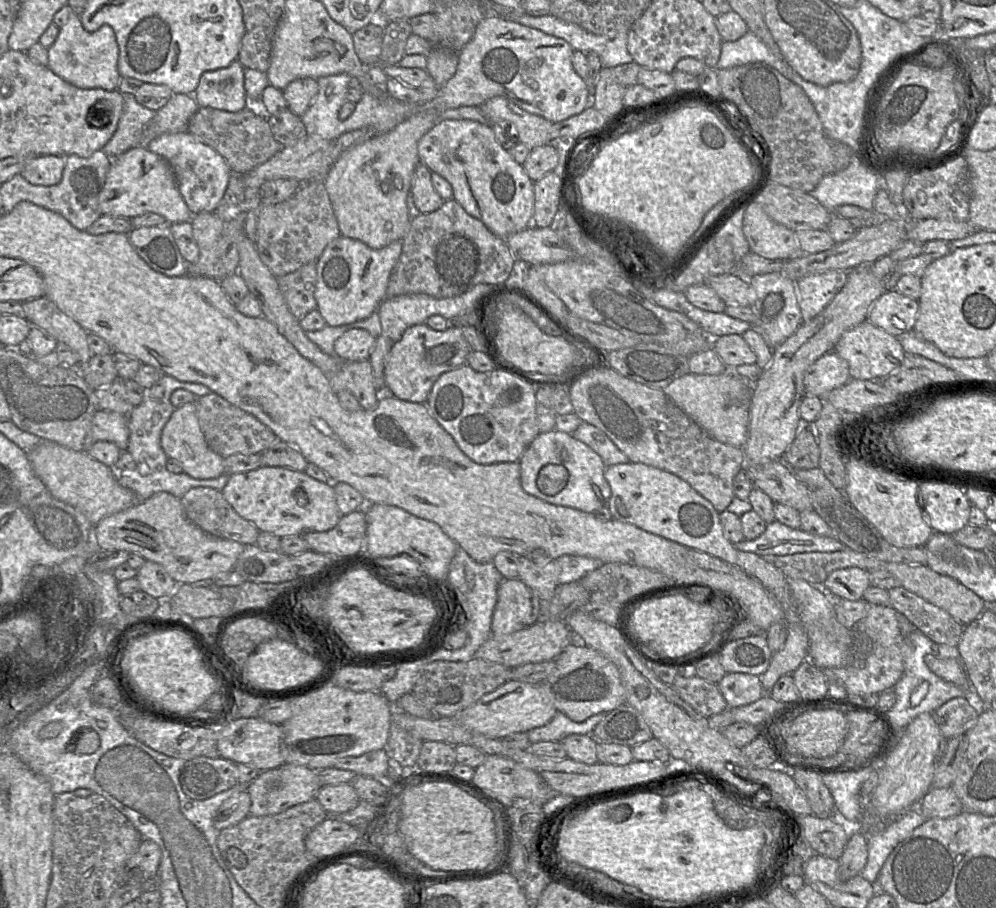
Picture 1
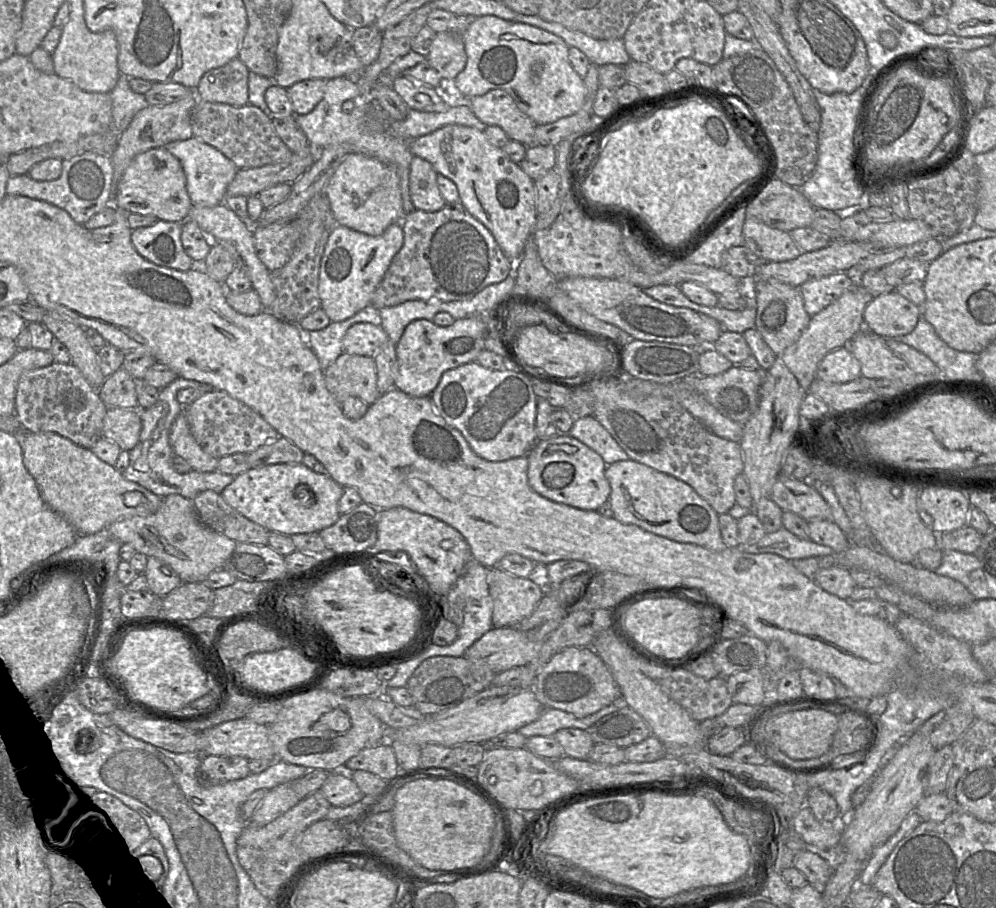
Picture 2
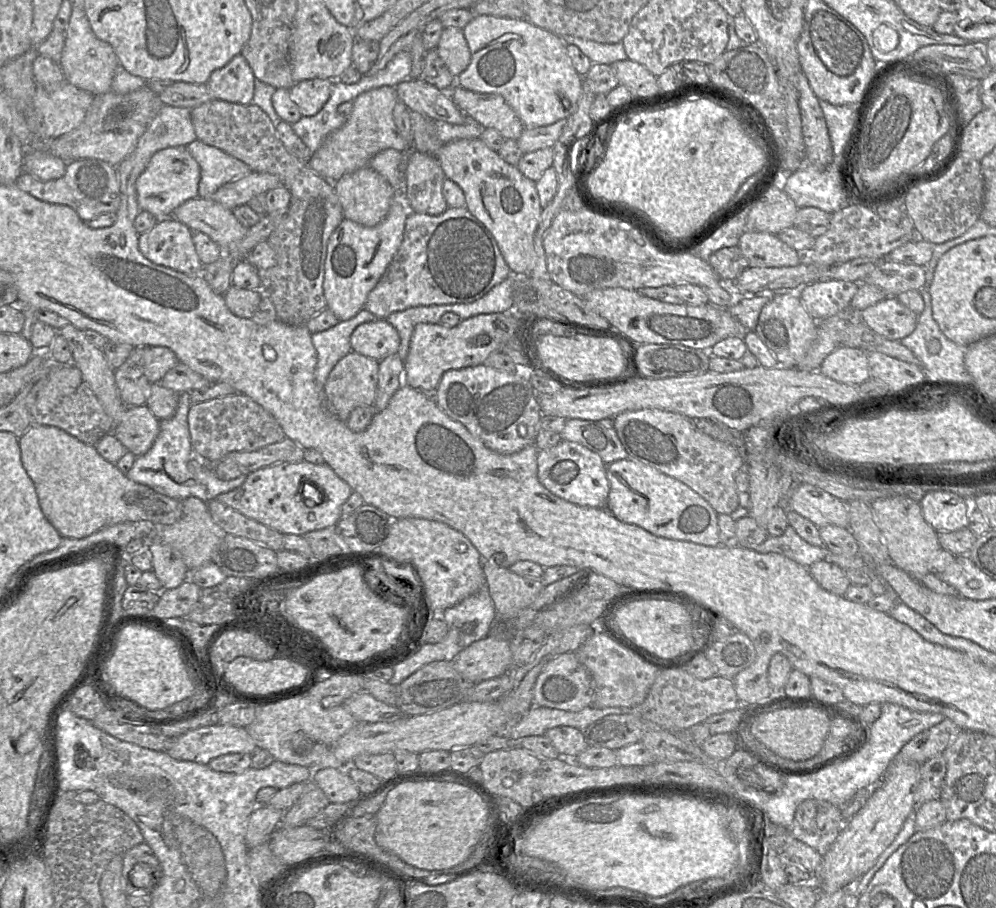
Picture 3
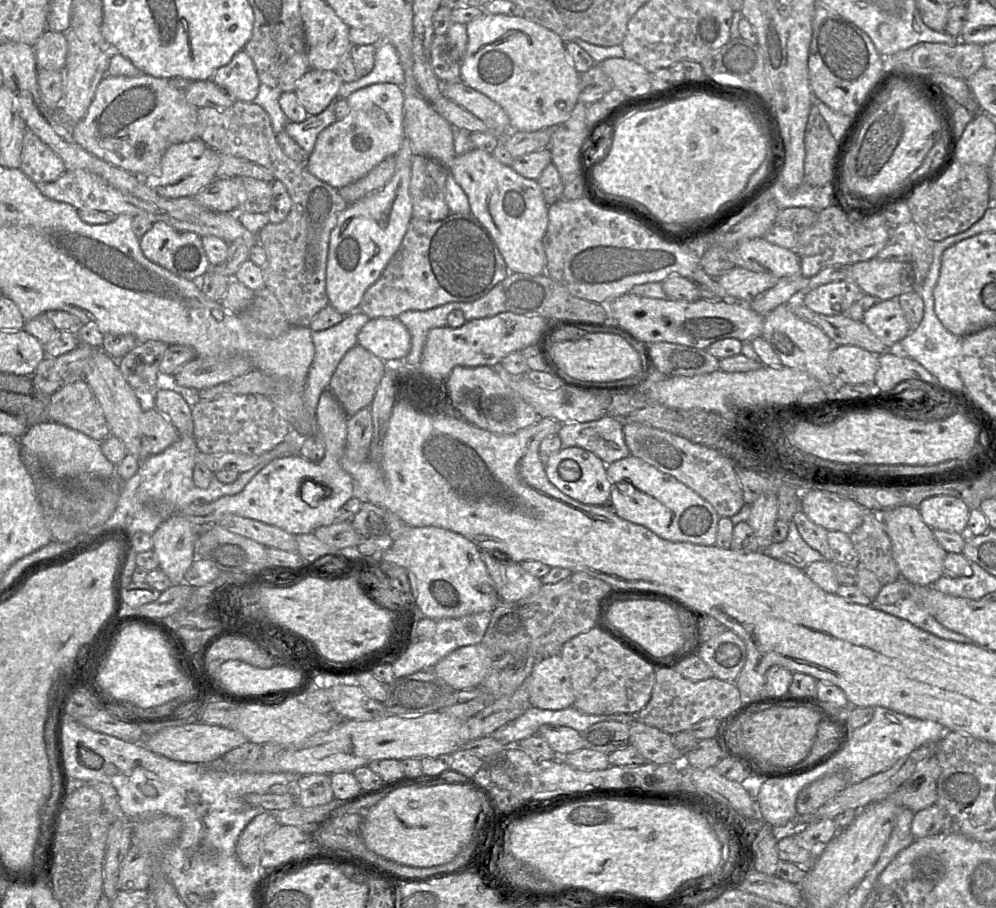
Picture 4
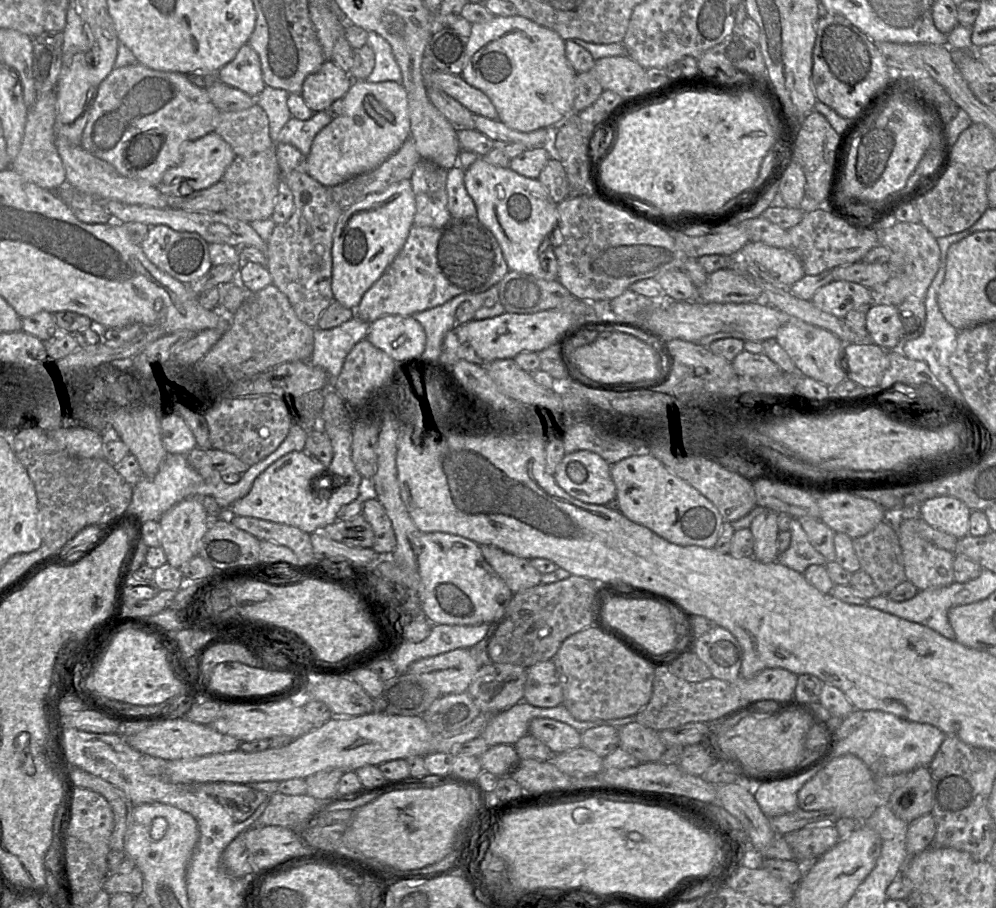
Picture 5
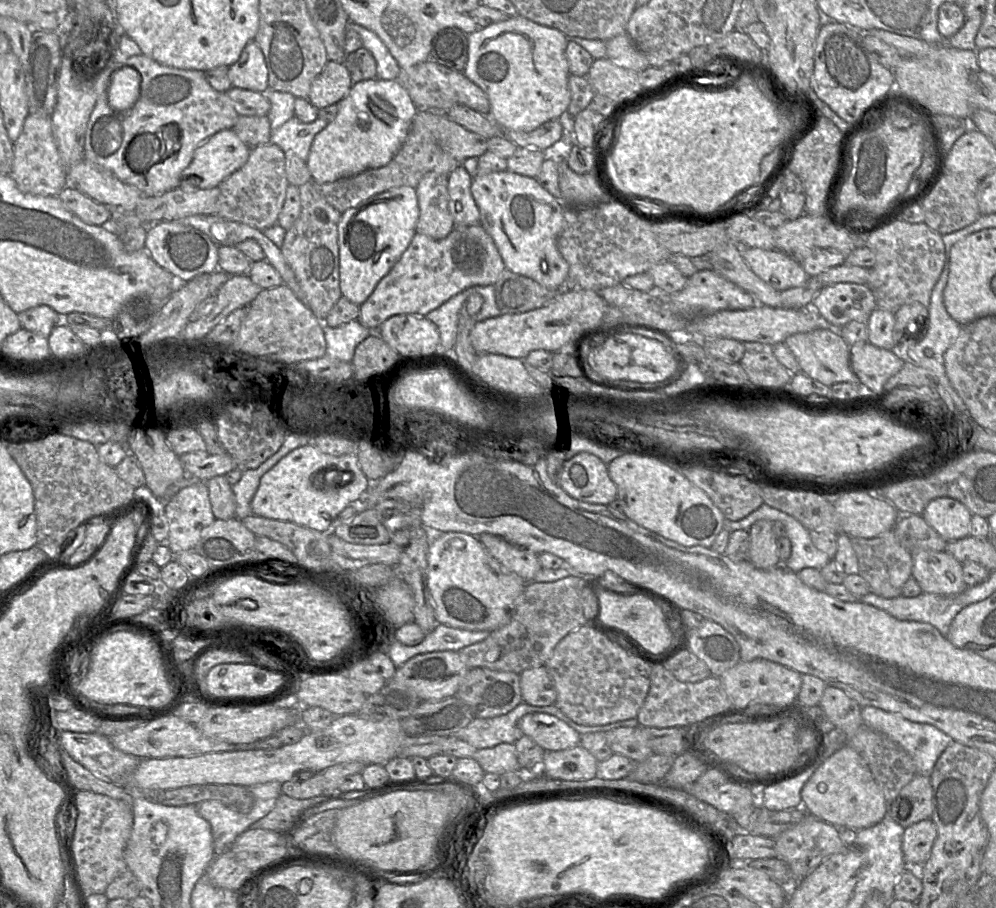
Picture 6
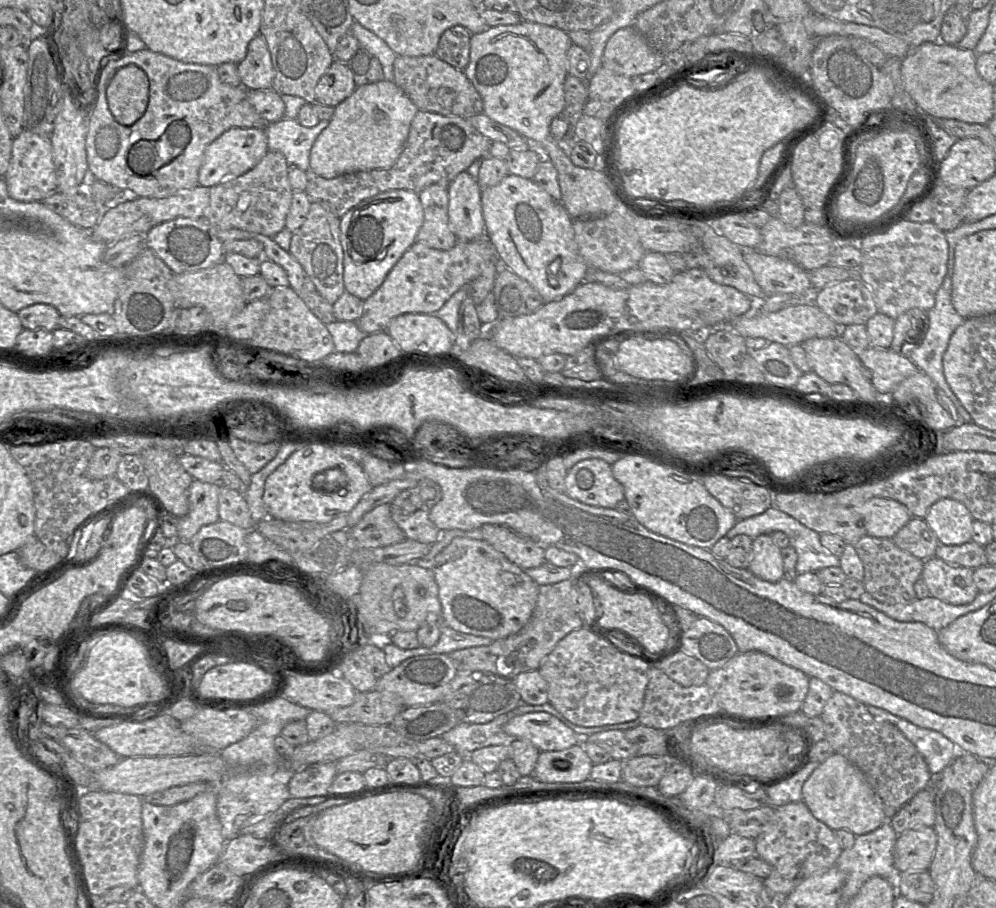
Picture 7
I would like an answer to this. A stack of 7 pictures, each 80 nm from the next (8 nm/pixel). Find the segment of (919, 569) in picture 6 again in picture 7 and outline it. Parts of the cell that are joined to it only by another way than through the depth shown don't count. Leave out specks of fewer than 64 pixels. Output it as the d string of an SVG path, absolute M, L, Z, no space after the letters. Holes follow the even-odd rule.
M931 557L924 561L921 579L932 597L952 605L971 603L979 594L973 581L974 569L955 566Z

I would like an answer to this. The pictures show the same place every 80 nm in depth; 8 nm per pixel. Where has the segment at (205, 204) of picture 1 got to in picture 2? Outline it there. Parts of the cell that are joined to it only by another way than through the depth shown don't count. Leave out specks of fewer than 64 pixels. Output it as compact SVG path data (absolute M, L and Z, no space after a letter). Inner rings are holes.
M194 136L188 140L168 143L165 148L181 163L192 206L215 207L225 201L227 188L239 171L230 159Z

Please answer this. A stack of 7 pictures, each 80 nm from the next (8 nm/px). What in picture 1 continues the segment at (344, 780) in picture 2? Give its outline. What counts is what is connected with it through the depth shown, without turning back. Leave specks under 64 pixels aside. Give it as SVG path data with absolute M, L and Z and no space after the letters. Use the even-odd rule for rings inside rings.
M351 783L321 786L315 798L328 815L337 815L353 809L360 801Z

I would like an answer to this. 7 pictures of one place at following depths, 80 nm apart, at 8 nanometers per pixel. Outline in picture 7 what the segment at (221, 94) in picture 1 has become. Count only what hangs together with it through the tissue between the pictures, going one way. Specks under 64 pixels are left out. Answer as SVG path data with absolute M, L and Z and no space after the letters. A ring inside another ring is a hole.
M260 33L247 48L245 59L237 64L241 86L248 90L270 90L274 80L271 54L264 36Z

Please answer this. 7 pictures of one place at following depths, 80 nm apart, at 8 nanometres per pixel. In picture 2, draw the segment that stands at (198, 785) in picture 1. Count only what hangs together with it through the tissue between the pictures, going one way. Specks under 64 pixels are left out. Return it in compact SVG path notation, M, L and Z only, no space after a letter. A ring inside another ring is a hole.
M202 755L197 781L202 787L212 787L243 779L250 774L249 760L240 756Z

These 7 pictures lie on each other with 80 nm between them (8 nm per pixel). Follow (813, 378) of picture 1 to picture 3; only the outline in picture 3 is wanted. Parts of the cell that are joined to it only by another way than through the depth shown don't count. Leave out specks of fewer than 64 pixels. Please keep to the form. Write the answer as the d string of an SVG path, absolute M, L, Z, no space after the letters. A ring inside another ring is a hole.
M839 346L821 363L819 371L825 376L845 384L859 386L870 378L866 351Z

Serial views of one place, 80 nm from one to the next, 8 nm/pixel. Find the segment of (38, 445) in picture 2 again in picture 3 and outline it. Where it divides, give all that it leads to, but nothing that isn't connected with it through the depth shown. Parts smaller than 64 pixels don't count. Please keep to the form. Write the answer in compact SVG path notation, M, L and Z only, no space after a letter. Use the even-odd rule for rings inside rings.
M33 424L19 438L19 444L22 464L34 483L40 507L47 520L63 538L85 538L103 528L124 522L144 521L151 525L171 525L182 517L181 501L128 479L116 464L105 460L95 446L79 441L62 429Z

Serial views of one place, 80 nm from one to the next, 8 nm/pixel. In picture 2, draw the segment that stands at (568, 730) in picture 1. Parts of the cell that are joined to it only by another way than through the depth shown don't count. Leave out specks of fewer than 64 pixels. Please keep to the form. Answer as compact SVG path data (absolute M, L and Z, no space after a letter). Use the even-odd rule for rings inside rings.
M613 703L582 718L577 718L559 709L544 708L537 720L521 727L518 732L525 738L530 738L532 736L553 736L558 730L565 728L587 730L595 722L616 711L618 708L619 703Z

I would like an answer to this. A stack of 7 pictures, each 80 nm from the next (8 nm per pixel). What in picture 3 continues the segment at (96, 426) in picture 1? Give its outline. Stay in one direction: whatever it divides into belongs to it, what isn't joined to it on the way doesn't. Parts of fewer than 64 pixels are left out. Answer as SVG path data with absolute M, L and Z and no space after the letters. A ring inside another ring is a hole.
M146 405L125 406L121 420L114 425L112 433L126 451L136 457L149 451L160 429L160 420Z

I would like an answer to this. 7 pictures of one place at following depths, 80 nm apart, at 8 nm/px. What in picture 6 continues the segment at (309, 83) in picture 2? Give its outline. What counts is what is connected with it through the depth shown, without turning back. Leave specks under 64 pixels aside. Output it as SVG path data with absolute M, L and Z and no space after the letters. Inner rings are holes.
M328 61L313 80L308 101L317 109L338 104L350 91L353 82L344 63Z

